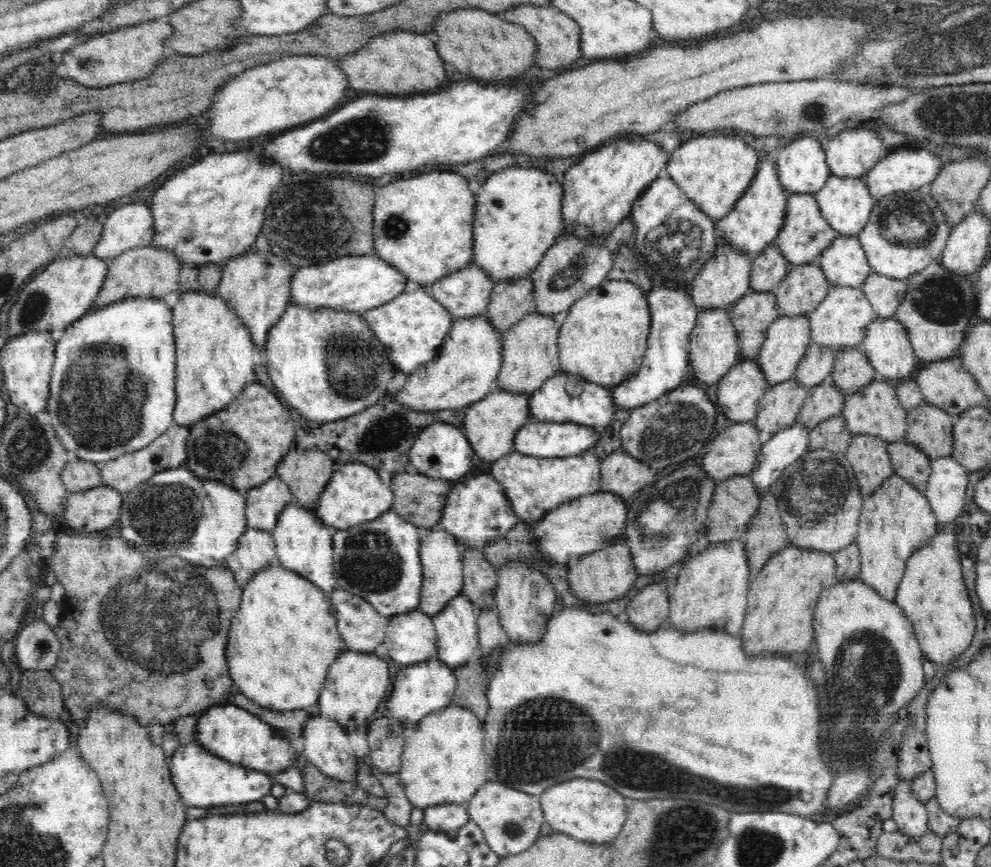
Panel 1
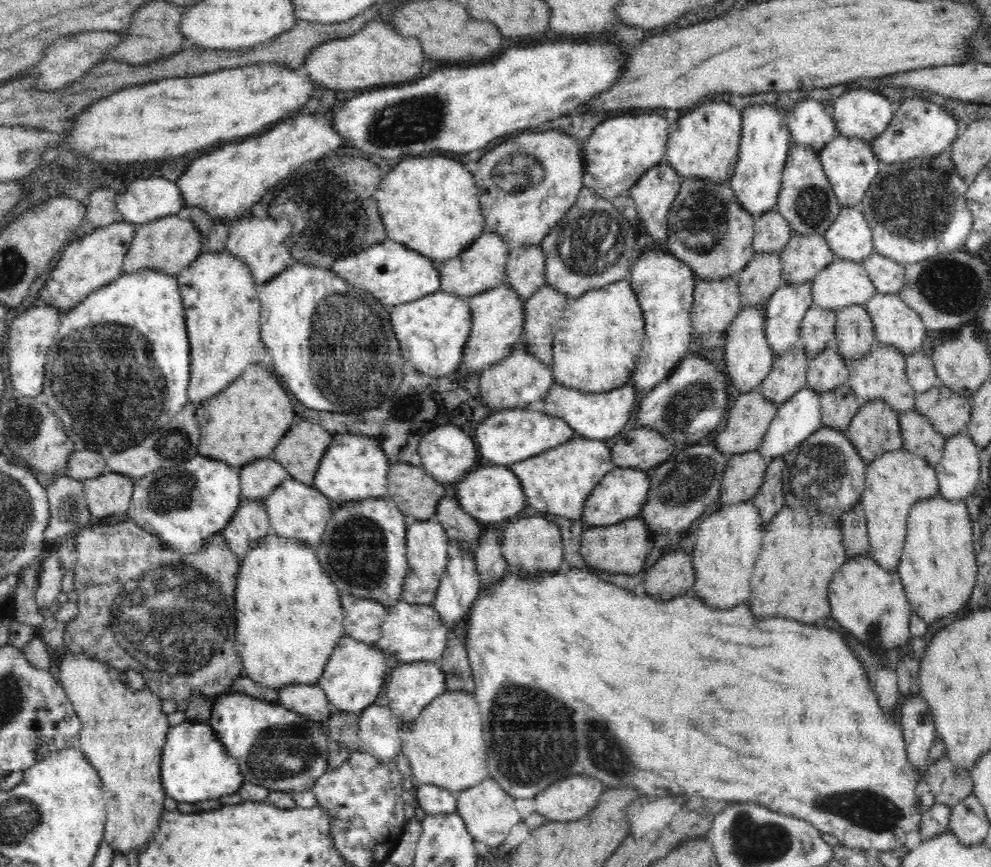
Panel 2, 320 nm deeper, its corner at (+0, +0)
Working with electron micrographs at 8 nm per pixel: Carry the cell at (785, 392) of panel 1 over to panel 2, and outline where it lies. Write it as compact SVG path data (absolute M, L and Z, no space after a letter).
M797 345L789 348L786 352L783 352L784 356L774 356L775 360L772 364L772 370L770 374L762 380L757 392L762 397L774 402L777 406L785 403L786 400L792 398L796 393L802 389L807 388L807 373L809 366L809 357L804 354L802 346Z

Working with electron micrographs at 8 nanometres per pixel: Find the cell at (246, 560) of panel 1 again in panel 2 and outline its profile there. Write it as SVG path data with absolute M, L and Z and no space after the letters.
M244 501L235 512L232 520L221 530L221 534L226 539L228 547L232 549L234 555L241 559L264 535L274 535L274 527L272 527L267 515L264 503L256 501Z

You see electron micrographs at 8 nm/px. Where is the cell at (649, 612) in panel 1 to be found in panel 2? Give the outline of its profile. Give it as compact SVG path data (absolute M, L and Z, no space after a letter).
M671 547L648 570L642 588L645 594L670 600L691 593L696 580L692 555Z

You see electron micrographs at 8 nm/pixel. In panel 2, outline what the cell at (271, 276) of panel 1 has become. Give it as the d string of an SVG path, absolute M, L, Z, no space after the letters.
M252 214L229 224L226 251L246 261L257 286L257 284L272 280L278 276L279 272L298 262L285 244L290 232L292 232L292 223L284 217L274 219L268 215L265 218L259 218Z

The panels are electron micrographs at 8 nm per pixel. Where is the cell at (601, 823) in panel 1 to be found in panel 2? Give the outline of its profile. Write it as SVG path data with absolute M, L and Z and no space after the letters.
M586 775L558 780L536 796L536 812L548 821L575 821L586 816L605 791L602 781Z

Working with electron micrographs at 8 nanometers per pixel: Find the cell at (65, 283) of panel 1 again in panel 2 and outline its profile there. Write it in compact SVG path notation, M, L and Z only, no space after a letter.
M124 220L108 226L85 229L65 246L34 304L54 305L62 314L82 302L91 292L116 280L123 273L124 258L136 231L135 224Z

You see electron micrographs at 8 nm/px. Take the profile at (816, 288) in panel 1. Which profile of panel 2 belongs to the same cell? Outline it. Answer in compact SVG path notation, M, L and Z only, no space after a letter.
M794 233L780 252L782 278L794 286L811 280L836 258L824 235Z

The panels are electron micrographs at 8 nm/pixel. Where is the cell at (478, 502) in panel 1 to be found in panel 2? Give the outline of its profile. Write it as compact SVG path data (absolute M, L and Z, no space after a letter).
M484 466L484 468L470 471L457 482L458 489L455 498L462 505L462 509L482 525L515 517L527 506L520 480L510 468Z

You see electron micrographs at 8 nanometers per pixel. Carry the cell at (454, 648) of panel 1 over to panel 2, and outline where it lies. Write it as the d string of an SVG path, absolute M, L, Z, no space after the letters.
M451 545L447 568L432 602L442 623L451 632L456 622L468 618L472 603L480 595L480 573L475 562L472 551Z

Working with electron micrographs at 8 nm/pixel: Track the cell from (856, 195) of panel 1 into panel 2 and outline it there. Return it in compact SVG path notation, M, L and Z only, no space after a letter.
M838 134L821 151L818 153L820 161L841 208L860 207L861 200L865 197L865 192L874 180L874 176L878 174L881 164L873 152L871 143L858 137Z

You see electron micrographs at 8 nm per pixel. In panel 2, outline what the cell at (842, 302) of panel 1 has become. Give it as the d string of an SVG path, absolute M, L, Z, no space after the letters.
M836 258L810 283L813 305L834 312L851 304L865 305L877 293L862 261Z

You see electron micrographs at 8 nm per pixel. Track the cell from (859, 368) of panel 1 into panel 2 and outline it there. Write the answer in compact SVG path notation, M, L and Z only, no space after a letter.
M851 304L836 312L833 346L846 362L866 356L874 348L874 323L865 305Z

